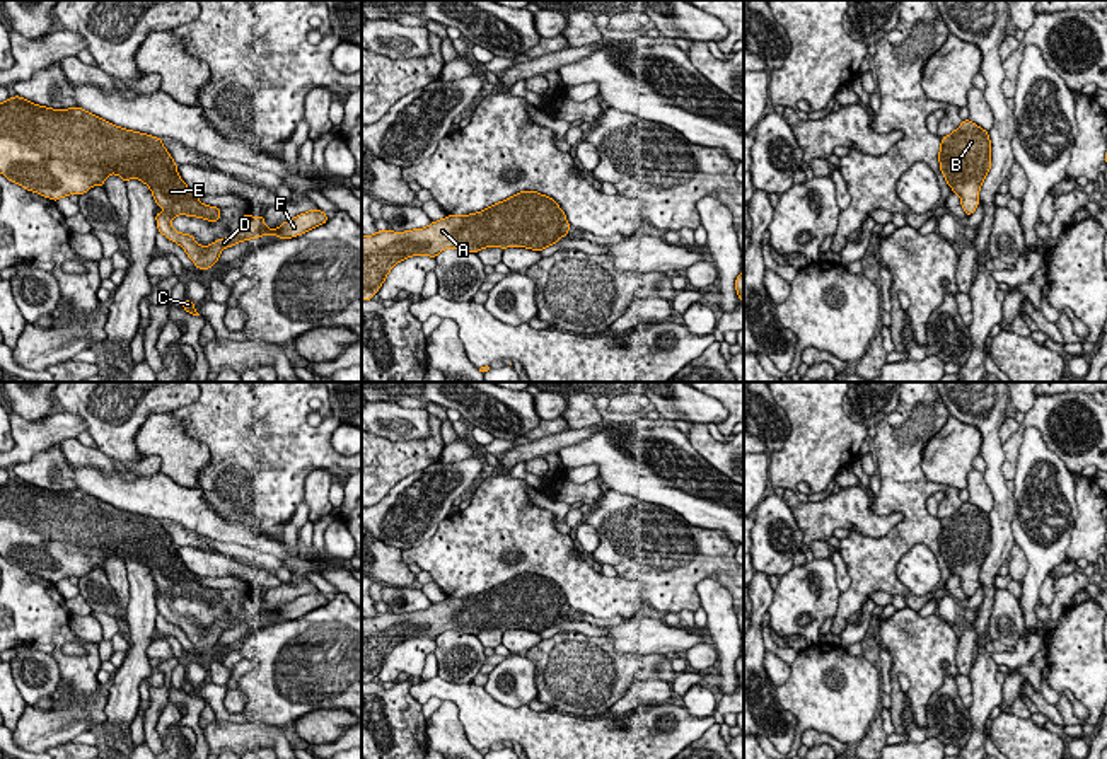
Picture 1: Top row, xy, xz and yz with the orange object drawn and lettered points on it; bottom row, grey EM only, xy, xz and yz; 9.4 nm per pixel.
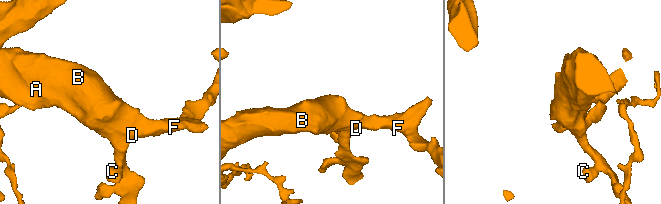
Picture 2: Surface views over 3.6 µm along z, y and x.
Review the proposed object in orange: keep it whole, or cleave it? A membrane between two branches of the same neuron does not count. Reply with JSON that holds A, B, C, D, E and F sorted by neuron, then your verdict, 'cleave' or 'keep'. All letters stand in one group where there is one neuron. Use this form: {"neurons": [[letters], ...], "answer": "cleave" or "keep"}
{"neurons": [["A", "B", "C", "D", "E", "F"]], "answer": "keep"}

